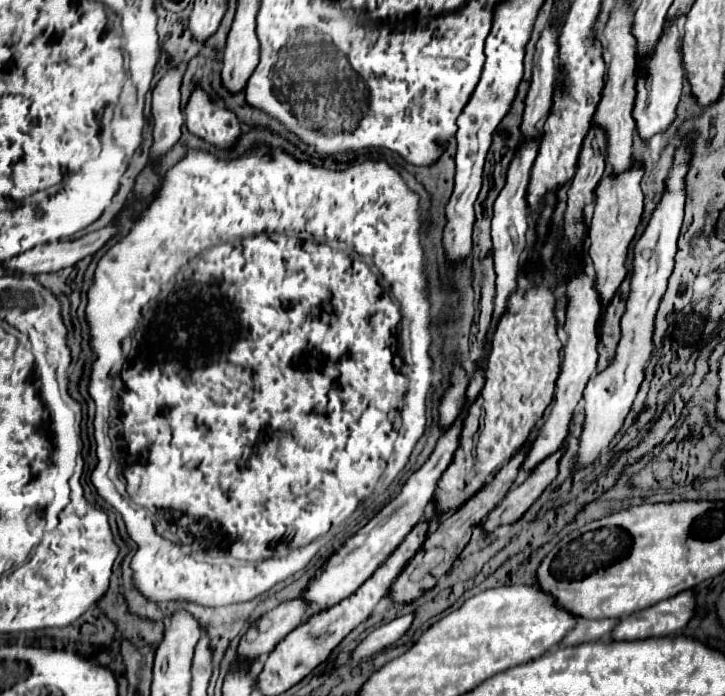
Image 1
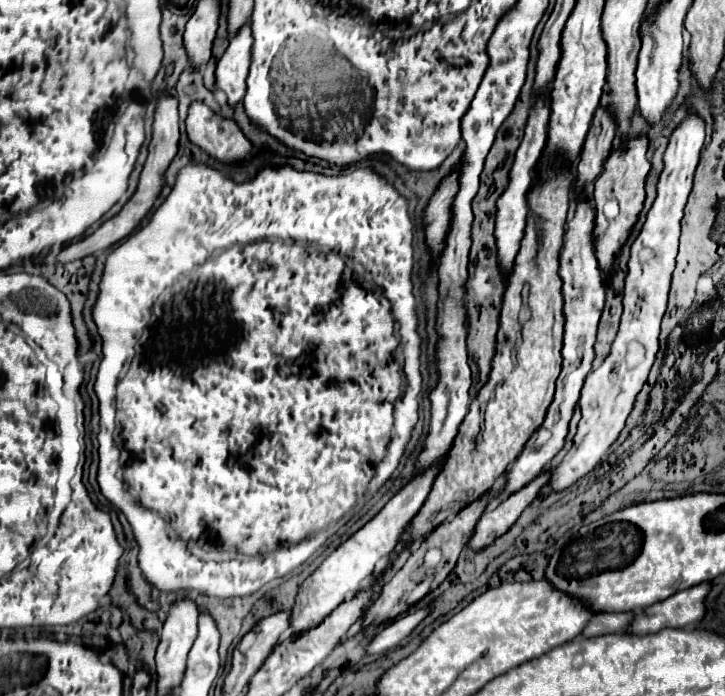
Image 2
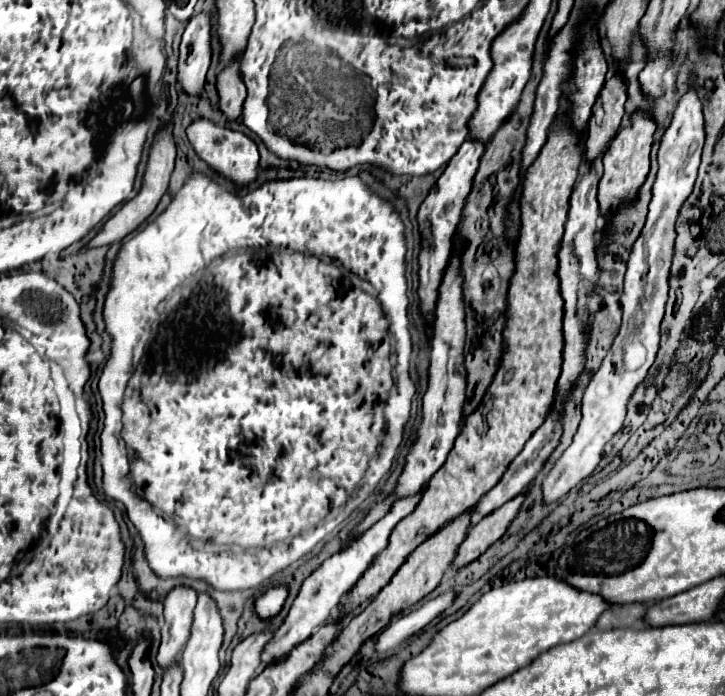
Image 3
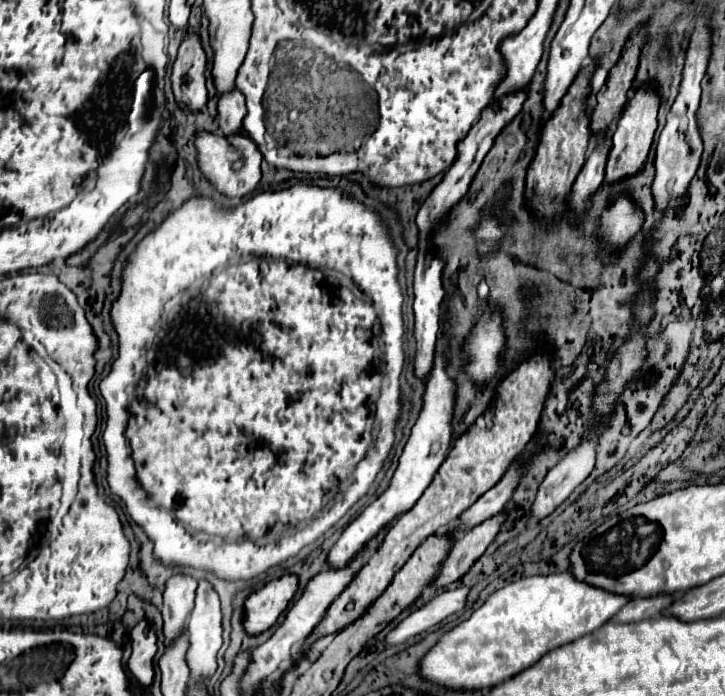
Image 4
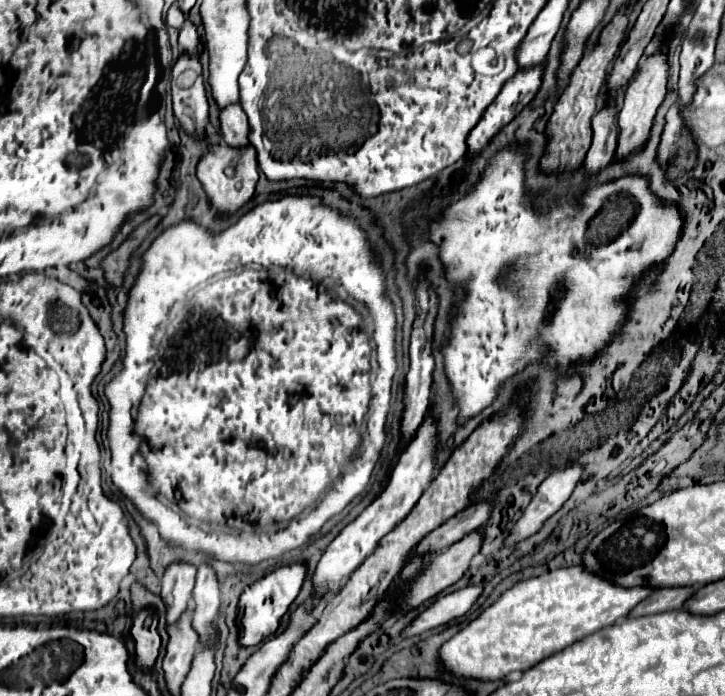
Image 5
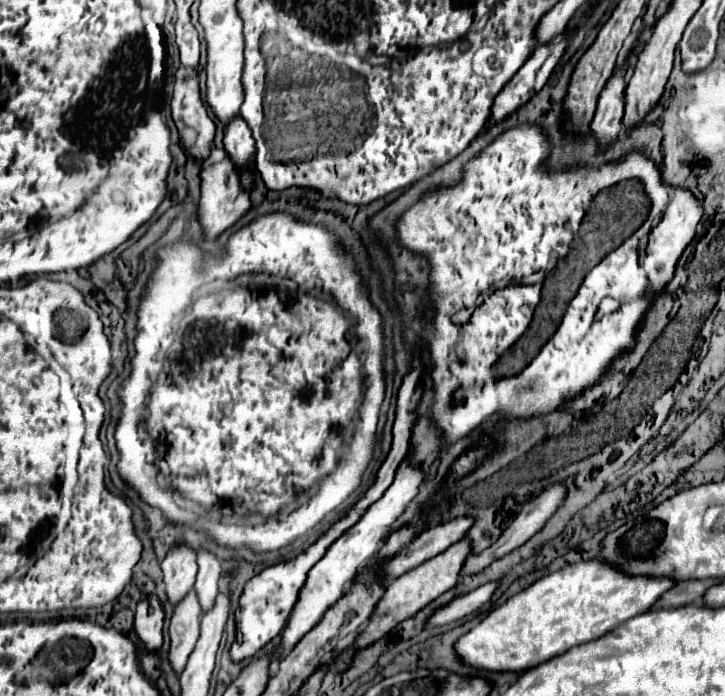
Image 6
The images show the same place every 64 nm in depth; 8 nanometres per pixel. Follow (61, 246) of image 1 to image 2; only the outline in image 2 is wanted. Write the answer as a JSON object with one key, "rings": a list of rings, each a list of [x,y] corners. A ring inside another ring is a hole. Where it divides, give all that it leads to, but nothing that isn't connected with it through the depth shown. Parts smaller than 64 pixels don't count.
{"rings":[[[160,98],[160,104],[156,108],[156,120],[154,120],[154,134],[152,134],[152,142],[148,146],[148,160],[144,164],[144,170],[140,174],[140,184],[138,184],[138,190],[134,192],[134,196],[124,204],[124,208],[112,216],[110,220],[106,220],[94,234],[86,236],[84,240],[80,242],[74,242],[70,244],[68,248],[62,248],[58,254],[52,254],[52,256],[40,256],[40,258],[34,258],[34,262],[48,262],[48,260],[54,260],[54,262],[72,262],[72,260],[78,260],[78,258],[84,258],[88,254],[94,254],[94,252],[100,252],[116,242],[120,242],[122,238],[126,238],[140,222],[142,218],[152,210],[154,202],[158,200],[162,188],[164,188],[164,174],[170,166],[170,162],[174,160],[176,152],[178,152],[178,138],[180,138],[180,132],[178,132],[178,100],[176,98]]]}

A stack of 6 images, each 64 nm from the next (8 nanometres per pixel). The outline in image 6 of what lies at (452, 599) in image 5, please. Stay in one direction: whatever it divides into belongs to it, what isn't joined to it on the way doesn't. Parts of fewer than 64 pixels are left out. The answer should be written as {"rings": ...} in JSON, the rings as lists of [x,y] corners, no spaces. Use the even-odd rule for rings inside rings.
{"rings":[[[488,582],[484,584],[484,588],[476,588],[474,592],[462,596],[462,598],[456,598],[450,602],[450,606],[444,606],[440,610],[436,610],[428,624],[430,626],[444,626],[444,624],[450,624],[450,622],[456,622],[472,612],[476,612],[478,608],[482,608],[486,602],[490,602],[492,594],[496,592],[498,588],[498,582]]]}

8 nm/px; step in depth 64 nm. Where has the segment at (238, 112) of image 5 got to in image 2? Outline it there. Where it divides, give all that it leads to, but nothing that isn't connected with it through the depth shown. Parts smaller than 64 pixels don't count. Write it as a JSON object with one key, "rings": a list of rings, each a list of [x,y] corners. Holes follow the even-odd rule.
{"rings":[[[250,26],[242,28],[240,34],[230,40],[228,50],[216,68],[216,86],[226,94],[228,106],[236,106],[246,96],[246,76],[250,66]]]}

